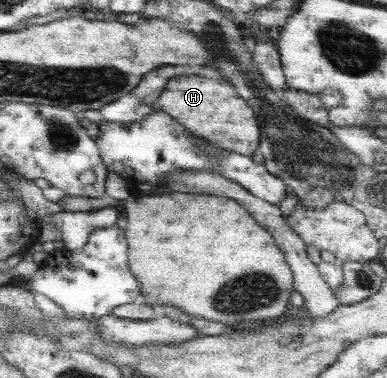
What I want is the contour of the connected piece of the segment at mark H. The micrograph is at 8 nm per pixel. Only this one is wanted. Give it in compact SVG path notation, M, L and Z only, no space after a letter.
M174 77L164 87L164 93L158 101L158 108L166 115L172 115L184 129L202 138L225 152L250 156L256 151L259 142L258 122L244 99L236 97L236 91L224 83L224 79L206 79L206 77Z

